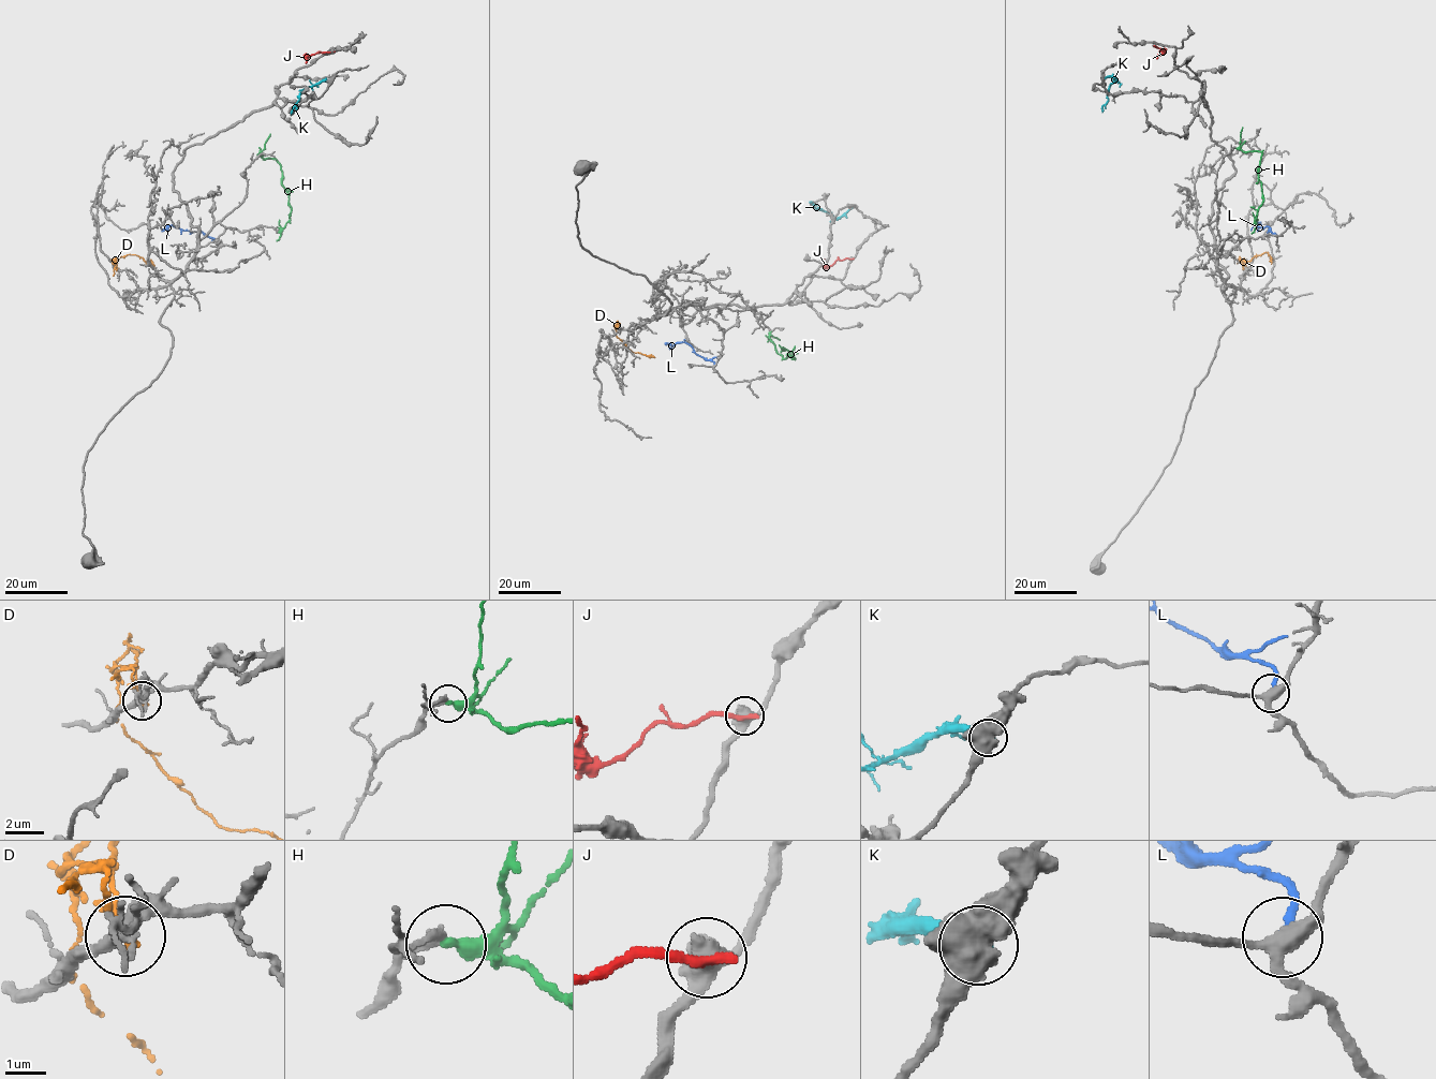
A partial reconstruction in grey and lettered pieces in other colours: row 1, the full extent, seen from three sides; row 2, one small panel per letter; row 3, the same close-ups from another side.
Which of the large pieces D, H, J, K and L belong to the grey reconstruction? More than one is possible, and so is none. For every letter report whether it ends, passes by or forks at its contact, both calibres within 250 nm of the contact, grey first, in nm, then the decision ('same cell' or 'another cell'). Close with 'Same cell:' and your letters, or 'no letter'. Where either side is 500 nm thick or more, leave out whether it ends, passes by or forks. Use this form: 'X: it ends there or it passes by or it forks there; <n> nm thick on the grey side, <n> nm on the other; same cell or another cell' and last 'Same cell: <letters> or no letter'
D: it ends there; 320 nm thick on the grey side, 170 nm on the other; another cell
H: it ends there; 280 nm thick on the grey side, 400 nm on the other; another cell
J: it ends there; 380 nm thick on the grey side, 280 nm on the other; another cell
K: 600 nm thick on the grey side, 320 nm on the other; another cell
L: it ends there; 320 nm thick on the grey side, 300 nm on the other; another cell
Same cell: no letter

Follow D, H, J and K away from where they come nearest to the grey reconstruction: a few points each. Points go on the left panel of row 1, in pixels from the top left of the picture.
D: (118, 268), (114, 260), (130, 254), (142, 257), (153, 267)
H: (262, 154), (263, 159), (275, 159), (280, 166), (282, 186), (289, 194), (291, 211), (276, 241)
J: (332, 50), (308, 56), (306, 63)
K: (330, 82), (322, 80), (307, 87), (291, 114)

